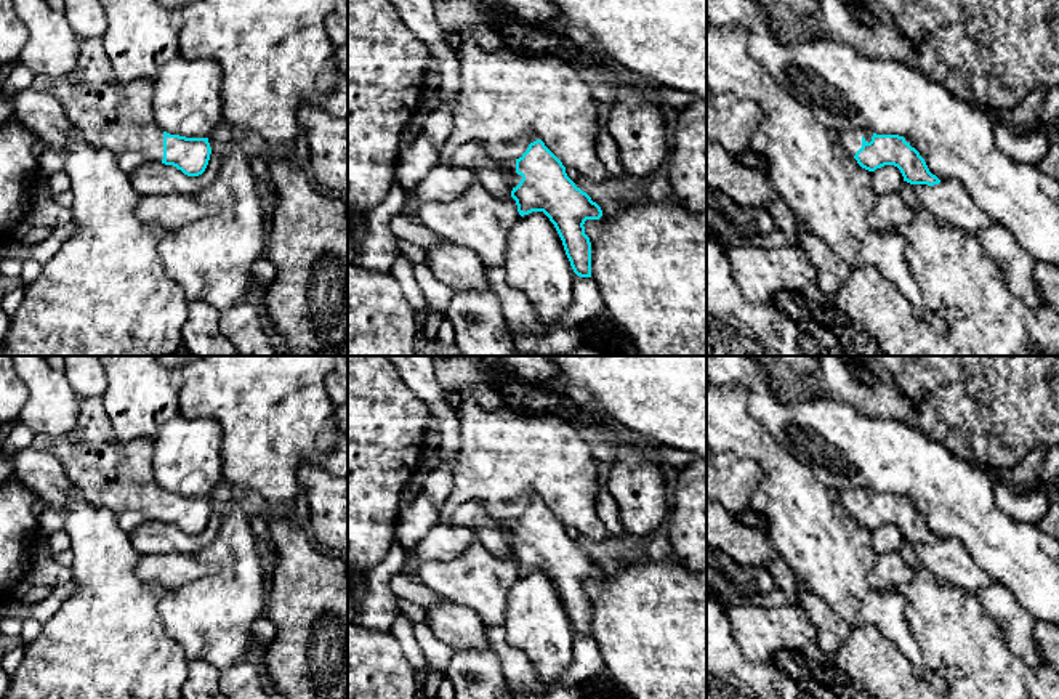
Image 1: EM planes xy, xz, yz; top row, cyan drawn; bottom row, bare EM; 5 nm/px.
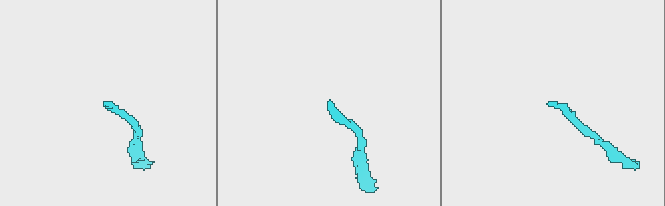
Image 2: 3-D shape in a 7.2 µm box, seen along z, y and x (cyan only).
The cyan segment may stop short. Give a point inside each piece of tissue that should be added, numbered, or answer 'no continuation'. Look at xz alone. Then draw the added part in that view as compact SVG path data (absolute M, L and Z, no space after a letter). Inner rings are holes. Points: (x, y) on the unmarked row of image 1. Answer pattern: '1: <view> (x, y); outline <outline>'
1: xz (465, 513); outline M469 500L457 505L452 513L452 521L476 532L477 516L490 518L509 547L516 547L522 539L522 535L516 532L516 519L495 519L485 511L484 503L477 500Z

